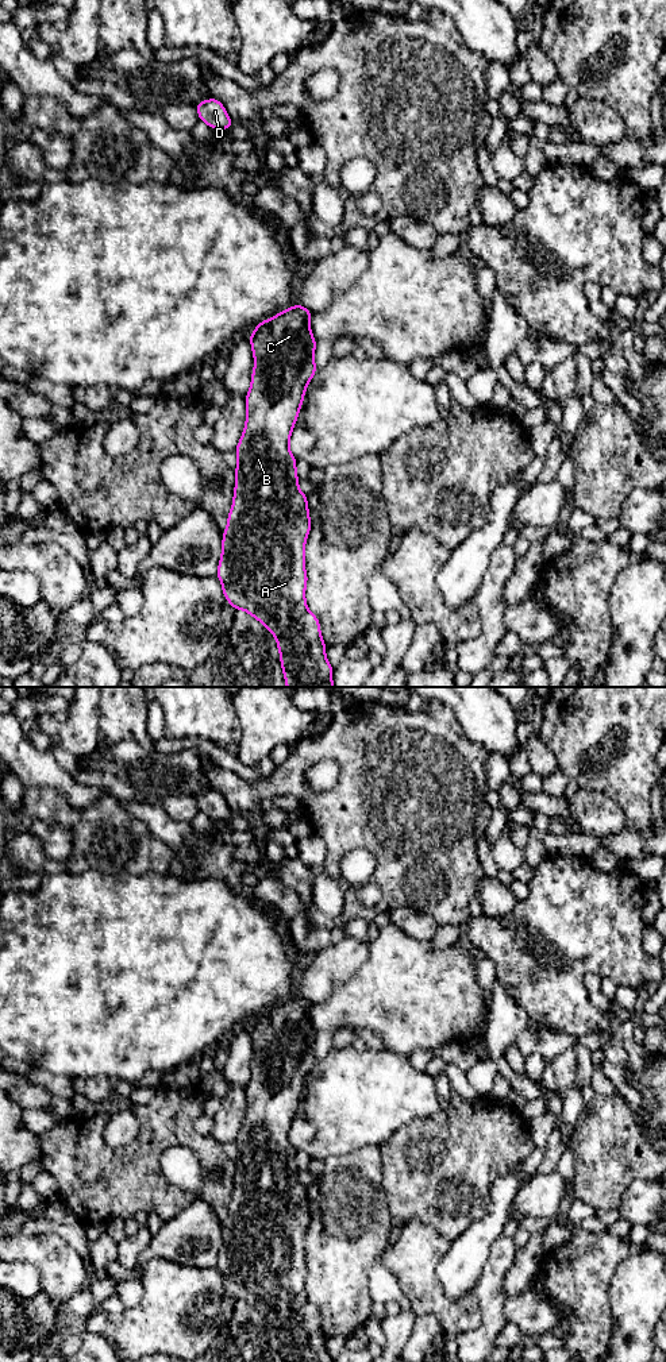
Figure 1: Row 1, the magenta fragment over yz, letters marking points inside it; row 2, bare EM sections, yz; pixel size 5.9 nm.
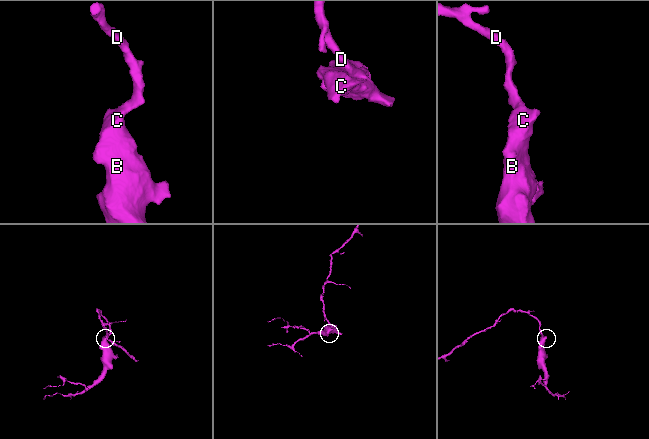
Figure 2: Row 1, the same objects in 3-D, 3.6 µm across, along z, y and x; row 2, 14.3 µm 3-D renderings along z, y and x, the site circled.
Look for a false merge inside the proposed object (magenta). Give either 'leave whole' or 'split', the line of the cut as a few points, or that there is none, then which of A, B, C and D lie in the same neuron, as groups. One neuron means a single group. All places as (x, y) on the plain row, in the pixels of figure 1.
leave whole; cut none; groups A B C D

